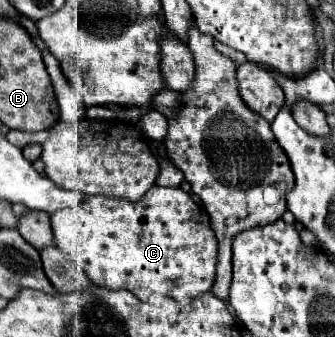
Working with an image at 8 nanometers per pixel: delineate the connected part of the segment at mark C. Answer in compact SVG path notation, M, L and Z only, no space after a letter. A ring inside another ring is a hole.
M152 186L138 202L86 196L80 206L54 212L50 216L50 224L54 232L54 244L66 254L66 260L88 274L92 284L108 286L108 290L130 290L142 302L146 302L150 294L164 294L182 304L198 300L214 286L218 240L214 238L204 214L198 210L198 204L182 188Z

